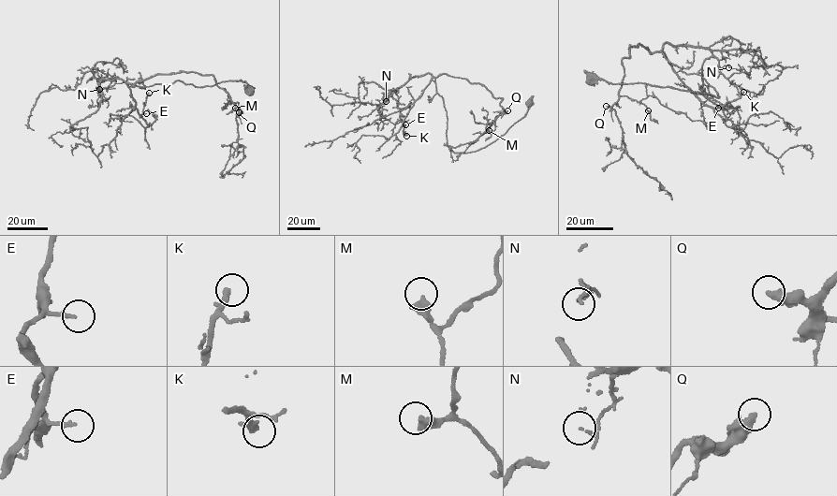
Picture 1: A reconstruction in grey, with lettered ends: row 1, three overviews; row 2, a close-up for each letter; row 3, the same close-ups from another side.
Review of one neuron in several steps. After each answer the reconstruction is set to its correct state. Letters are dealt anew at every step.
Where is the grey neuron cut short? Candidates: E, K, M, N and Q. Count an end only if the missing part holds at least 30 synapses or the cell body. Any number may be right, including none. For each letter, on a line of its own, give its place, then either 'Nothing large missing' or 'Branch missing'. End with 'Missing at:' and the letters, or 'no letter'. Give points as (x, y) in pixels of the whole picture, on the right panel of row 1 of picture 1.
E: Place: (718, 108). Nothing large missing
K: Place: (743, 92). Nothing large missing
M: Place: (648, 110). Nothing large missing
N: Place: (728, 67). Nothing large missing
Q: Place: (606, 106). Branch missing
Missing at: Q

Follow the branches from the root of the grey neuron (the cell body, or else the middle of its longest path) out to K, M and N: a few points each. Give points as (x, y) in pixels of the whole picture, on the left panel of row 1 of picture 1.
K: (247, 90), (254, 87), (241, 80), (210, 86), (179, 80), (142, 87), (128, 83), (139, 115), (149, 93)
M: (247, 90), (254, 87), (241, 80), (131, 83), (158, 74), (213, 75), (235, 108)
N: (247, 90), (254, 87), (241, 80), (210, 86), (179, 80), (142, 87), (100, 77), (99, 89)

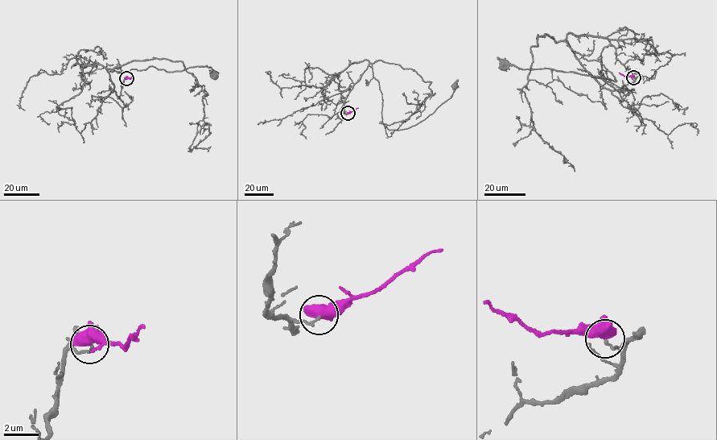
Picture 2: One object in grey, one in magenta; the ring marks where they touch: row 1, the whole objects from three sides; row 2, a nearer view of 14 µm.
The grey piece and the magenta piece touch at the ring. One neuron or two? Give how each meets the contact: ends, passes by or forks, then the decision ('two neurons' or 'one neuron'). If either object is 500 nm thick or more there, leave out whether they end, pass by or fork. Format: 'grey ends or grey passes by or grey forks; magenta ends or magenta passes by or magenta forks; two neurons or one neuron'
two neurons

